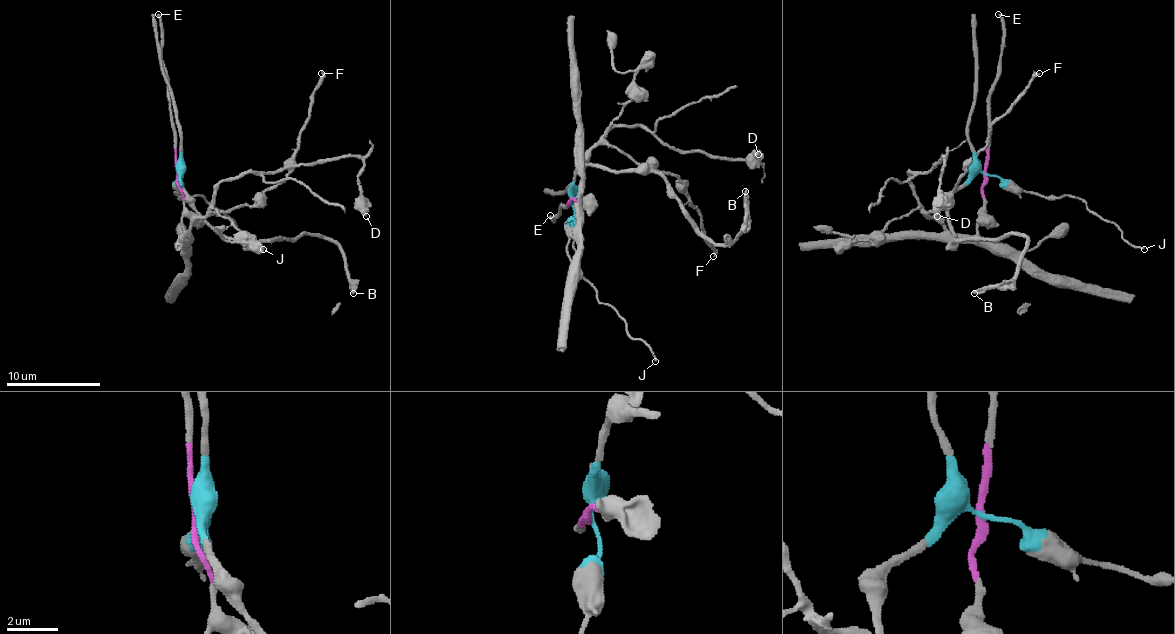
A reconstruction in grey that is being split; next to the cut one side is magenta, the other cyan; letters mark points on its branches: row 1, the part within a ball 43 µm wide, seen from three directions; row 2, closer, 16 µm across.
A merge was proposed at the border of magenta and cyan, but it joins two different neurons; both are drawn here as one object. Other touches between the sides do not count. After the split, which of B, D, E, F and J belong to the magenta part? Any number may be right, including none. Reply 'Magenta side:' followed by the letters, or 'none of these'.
Magenta side: D, E, F

